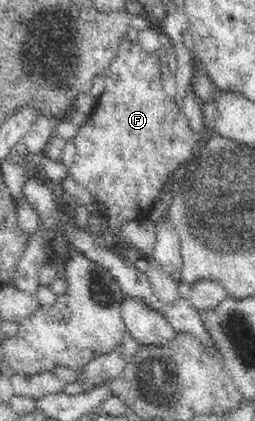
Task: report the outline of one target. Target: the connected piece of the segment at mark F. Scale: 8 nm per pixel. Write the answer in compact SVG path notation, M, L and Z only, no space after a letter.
M127 38L117 49L116 57L103 75L104 90L90 119L78 130L76 137L65 143L61 162L66 175L72 177L78 185L90 191L97 201L103 201L108 207L109 216L103 222L107 231L118 235L122 225L128 222L143 221L158 197L162 183L170 171L186 159L190 160L199 149L197 136L188 126L186 115L162 88L160 67L163 55L148 55L139 41L130 42Z

